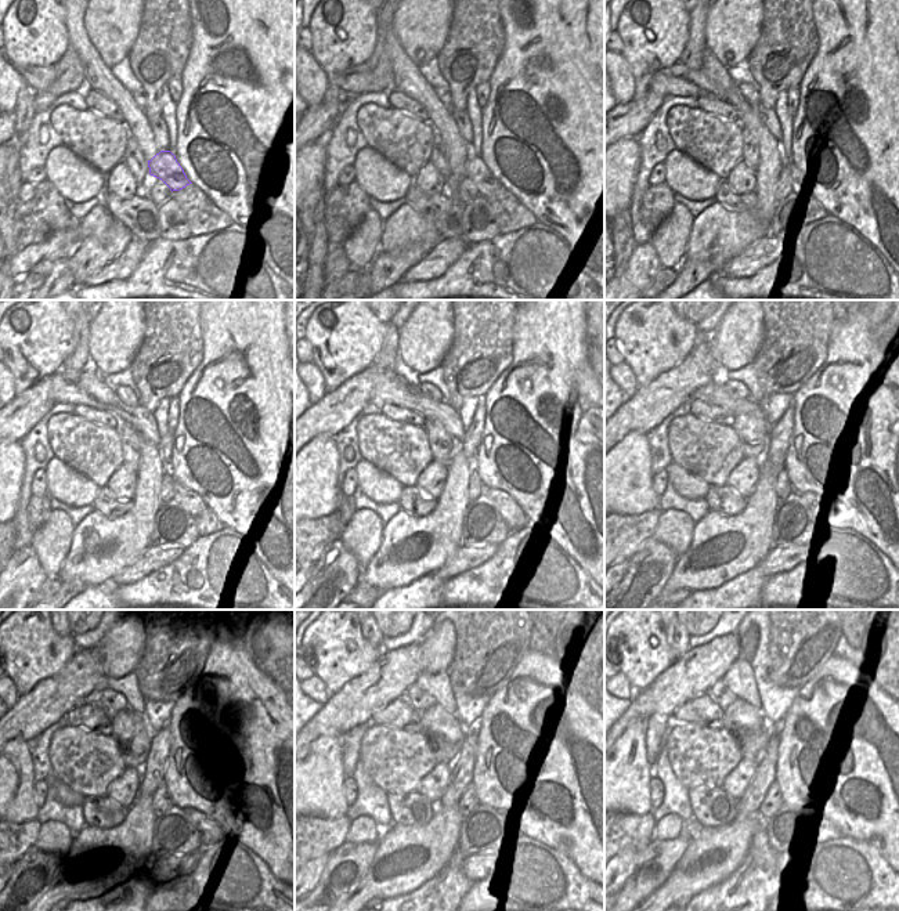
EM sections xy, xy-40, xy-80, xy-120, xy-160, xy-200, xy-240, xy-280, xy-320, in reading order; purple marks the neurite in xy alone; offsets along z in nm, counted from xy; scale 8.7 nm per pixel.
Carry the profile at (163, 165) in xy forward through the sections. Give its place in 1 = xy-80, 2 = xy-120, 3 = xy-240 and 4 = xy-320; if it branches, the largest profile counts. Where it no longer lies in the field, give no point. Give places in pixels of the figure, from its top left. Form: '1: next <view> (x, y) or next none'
1: next xy-80 (801, 185)
2: next xy-120 (191, 501)
3: next xy-240 (209, 830)
4: next xy-320 (826, 831)

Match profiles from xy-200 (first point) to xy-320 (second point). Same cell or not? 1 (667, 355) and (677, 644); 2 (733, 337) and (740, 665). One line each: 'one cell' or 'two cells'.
1: two cells
2: two cells

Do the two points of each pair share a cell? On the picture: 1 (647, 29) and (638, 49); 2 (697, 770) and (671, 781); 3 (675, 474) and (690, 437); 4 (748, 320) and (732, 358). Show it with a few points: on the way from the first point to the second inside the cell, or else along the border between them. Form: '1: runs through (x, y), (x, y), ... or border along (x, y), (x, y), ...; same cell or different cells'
1: runs through (647, 33), (647, 39), (642, 44); same cell
2: border along (665, 748), (674, 774), (688, 790); different cells
3: border along (672, 461), (706, 481); different cells
4: runs through (742, 329), (732, 349); same cell

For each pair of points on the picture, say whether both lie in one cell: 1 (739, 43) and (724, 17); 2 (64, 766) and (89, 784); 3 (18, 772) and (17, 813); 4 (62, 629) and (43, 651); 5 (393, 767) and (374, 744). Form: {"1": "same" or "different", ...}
{"1": "same", "2": "same", "3": "same", "4": "different", "5": "same"}

